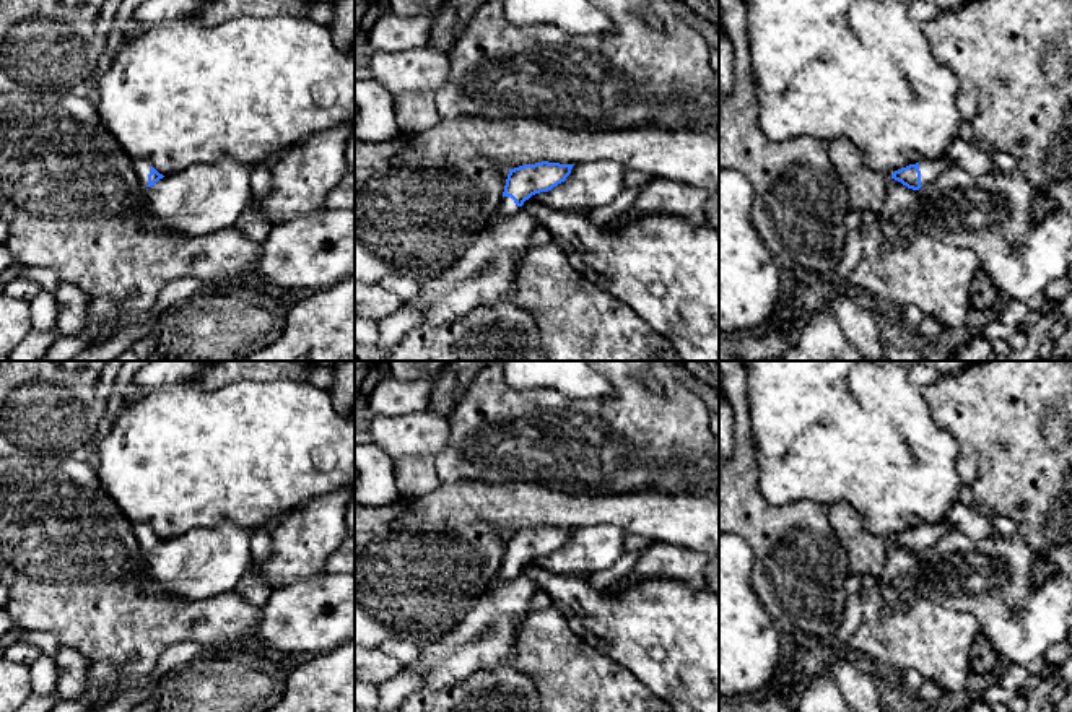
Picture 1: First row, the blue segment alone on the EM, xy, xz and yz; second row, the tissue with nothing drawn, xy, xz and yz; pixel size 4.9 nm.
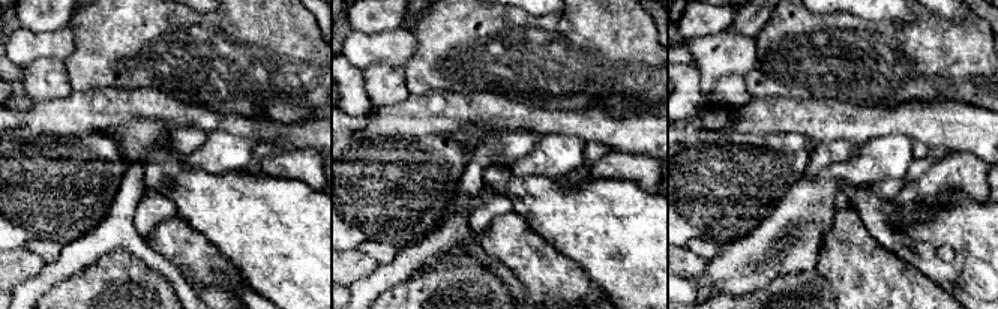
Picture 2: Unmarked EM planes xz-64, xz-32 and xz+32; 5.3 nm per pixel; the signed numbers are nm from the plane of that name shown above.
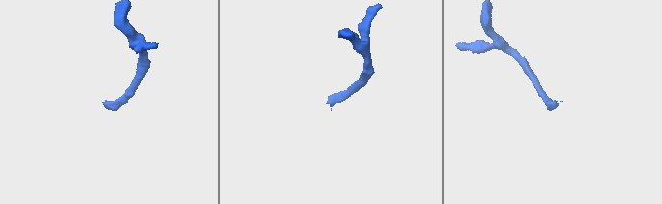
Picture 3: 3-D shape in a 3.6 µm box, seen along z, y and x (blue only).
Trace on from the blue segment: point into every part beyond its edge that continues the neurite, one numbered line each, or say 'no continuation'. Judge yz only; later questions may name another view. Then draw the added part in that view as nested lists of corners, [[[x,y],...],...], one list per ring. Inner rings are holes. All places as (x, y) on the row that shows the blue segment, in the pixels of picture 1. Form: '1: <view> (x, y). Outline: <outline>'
1: yz (929, 169). Outline: [[[945,154],[940,159],[934,161],[921,161],[919,163],[919,171],[921,171],[921,185],[926,185],[927,182],[932,182],[937,179],[943,171],[948,167],[955,166],[952,158]]]

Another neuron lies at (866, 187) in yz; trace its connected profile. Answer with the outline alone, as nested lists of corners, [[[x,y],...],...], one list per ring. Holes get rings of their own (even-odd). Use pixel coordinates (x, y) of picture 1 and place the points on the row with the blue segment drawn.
[[[848,137],[830,141],[828,151],[846,185],[848,208],[878,213],[885,205],[891,176],[869,167],[861,150]]]

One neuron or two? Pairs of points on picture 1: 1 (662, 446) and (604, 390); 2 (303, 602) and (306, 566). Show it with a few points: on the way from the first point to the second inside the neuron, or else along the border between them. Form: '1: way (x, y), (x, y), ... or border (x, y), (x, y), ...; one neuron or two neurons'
1: border (614, 387), (609, 397), (571, 399); two neurons
2: border (324, 573), (291, 581), (274, 590); two neurons

